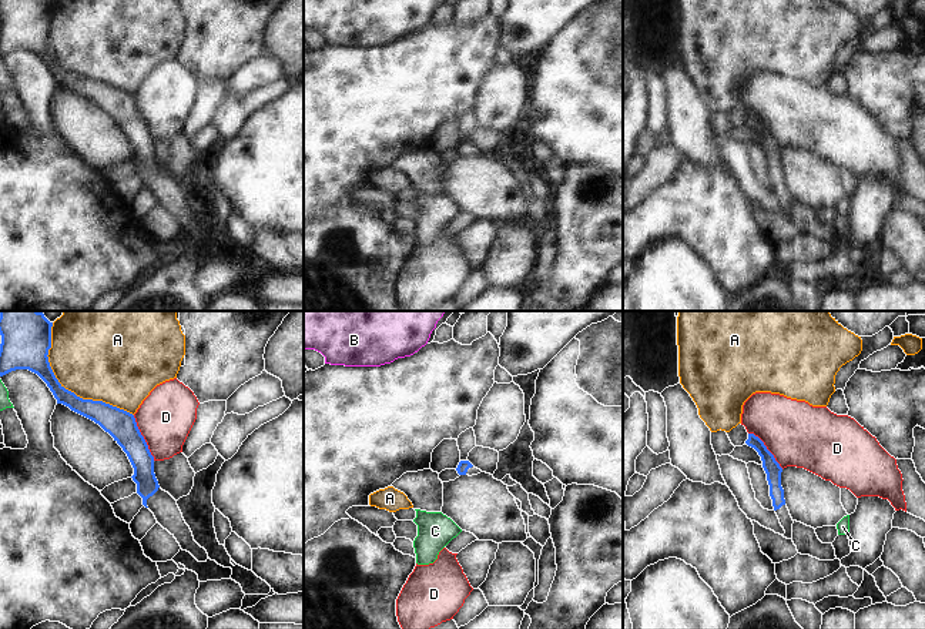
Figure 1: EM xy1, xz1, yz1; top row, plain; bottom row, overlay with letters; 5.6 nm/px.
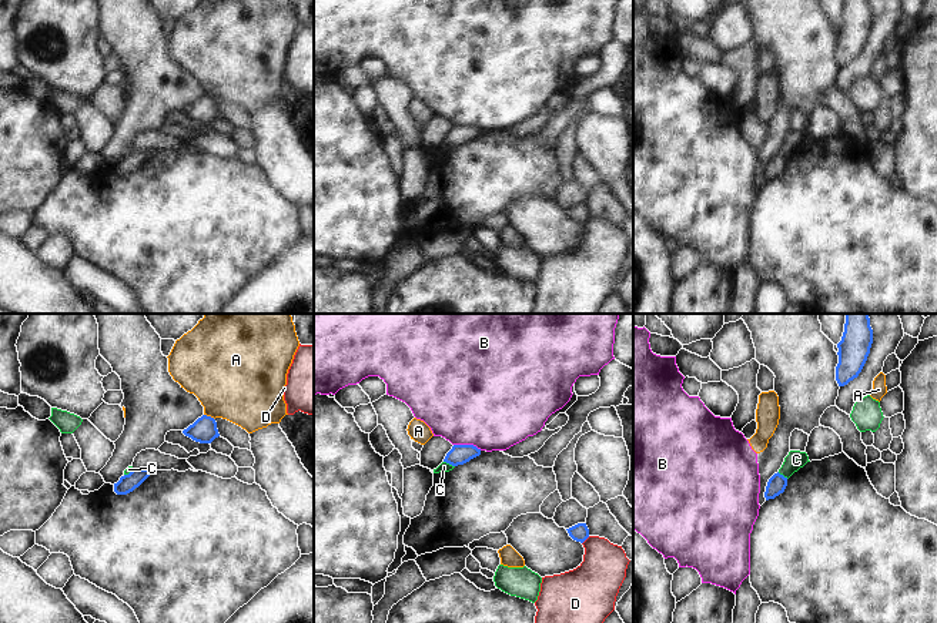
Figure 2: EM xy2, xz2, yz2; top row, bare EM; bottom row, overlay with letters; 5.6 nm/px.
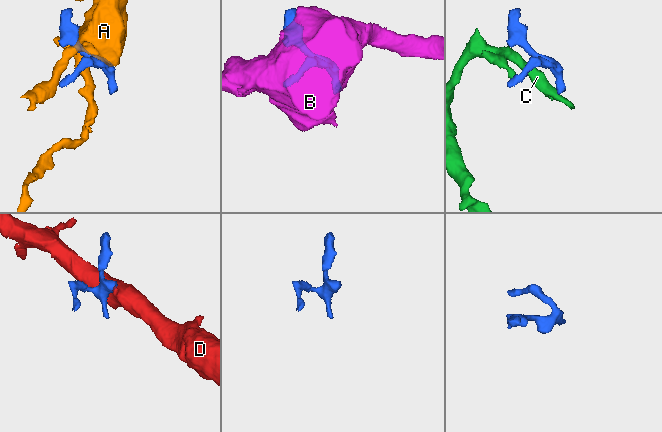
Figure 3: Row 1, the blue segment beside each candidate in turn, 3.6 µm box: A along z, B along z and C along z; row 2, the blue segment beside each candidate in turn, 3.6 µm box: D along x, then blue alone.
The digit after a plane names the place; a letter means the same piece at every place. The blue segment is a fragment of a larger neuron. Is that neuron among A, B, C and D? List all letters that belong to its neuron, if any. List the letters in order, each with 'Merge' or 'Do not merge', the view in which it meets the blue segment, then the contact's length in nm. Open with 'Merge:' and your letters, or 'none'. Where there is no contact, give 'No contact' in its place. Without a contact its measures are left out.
Merge: none
A: Do not merge. Touches blue in xy1. Shared border 700 nm
B: Do not merge. Touches blue in xz2. Shared border 160 nm
C: Do not merge. Touches blue in xz2. Shared border 70 nm
D: Do not merge. Touches blue in xy1. Shared border 280 nm

